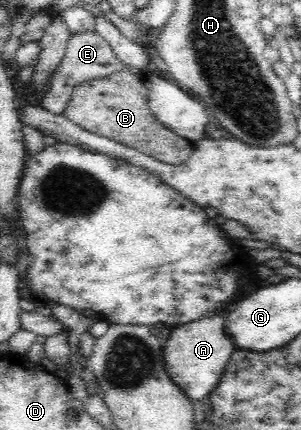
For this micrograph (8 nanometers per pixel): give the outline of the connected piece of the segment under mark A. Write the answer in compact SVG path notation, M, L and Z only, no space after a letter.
M222 309L212 317L200 317L196 321L177 326L171 330L166 342L162 342L168 376L191 400L198 401L209 397L220 383L220 378L236 349L231 337L225 333L224 322L229 311L230 309Z

